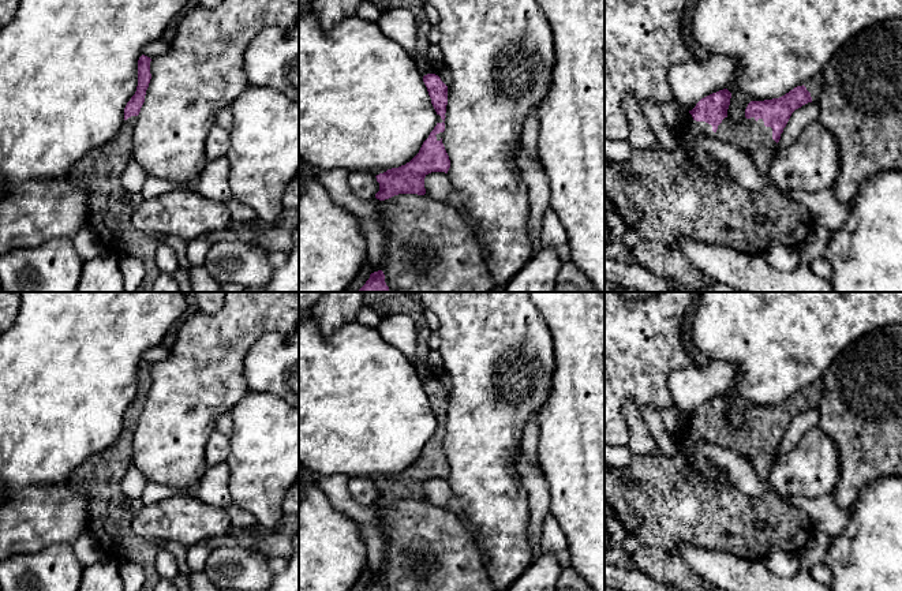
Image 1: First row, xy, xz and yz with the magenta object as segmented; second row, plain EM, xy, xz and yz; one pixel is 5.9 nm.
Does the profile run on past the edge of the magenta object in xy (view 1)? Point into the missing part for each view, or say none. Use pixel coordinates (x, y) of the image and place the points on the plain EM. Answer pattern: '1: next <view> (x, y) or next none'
1: next xy (111, 511)

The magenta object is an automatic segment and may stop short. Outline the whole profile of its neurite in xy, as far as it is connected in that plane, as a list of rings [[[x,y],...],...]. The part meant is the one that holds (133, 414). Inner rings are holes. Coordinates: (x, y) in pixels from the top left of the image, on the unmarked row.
[[[145,360],[138,366],[136,397],[124,414],[124,429],[116,442],[111,448],[90,456],[83,465],[72,472],[67,482],[71,489],[83,491],[89,497],[87,531],[94,536],[102,554],[119,561],[132,561],[145,571],[145,583],[141,591],[154,591],[160,581],[160,576],[156,571],[157,549],[151,542],[135,535],[131,528],[135,513],[139,512],[145,504],[142,498],[131,498],[123,491],[123,478],[128,467],[134,464],[134,434],[151,385],[150,367],[151,364]]]

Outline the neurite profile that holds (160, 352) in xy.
[[[157,345],[157,347],[147,349],[143,354],[142,360],[145,360],[150,364],[154,364],[161,360],[165,360],[169,356],[169,352],[171,352],[171,348],[164,347],[164,345]]]

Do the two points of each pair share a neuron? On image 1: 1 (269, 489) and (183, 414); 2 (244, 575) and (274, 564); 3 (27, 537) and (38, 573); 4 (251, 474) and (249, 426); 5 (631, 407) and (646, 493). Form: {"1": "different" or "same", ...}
{"1": "different", "2": "different", "3": "different", "4": "same", "5": "different"}

